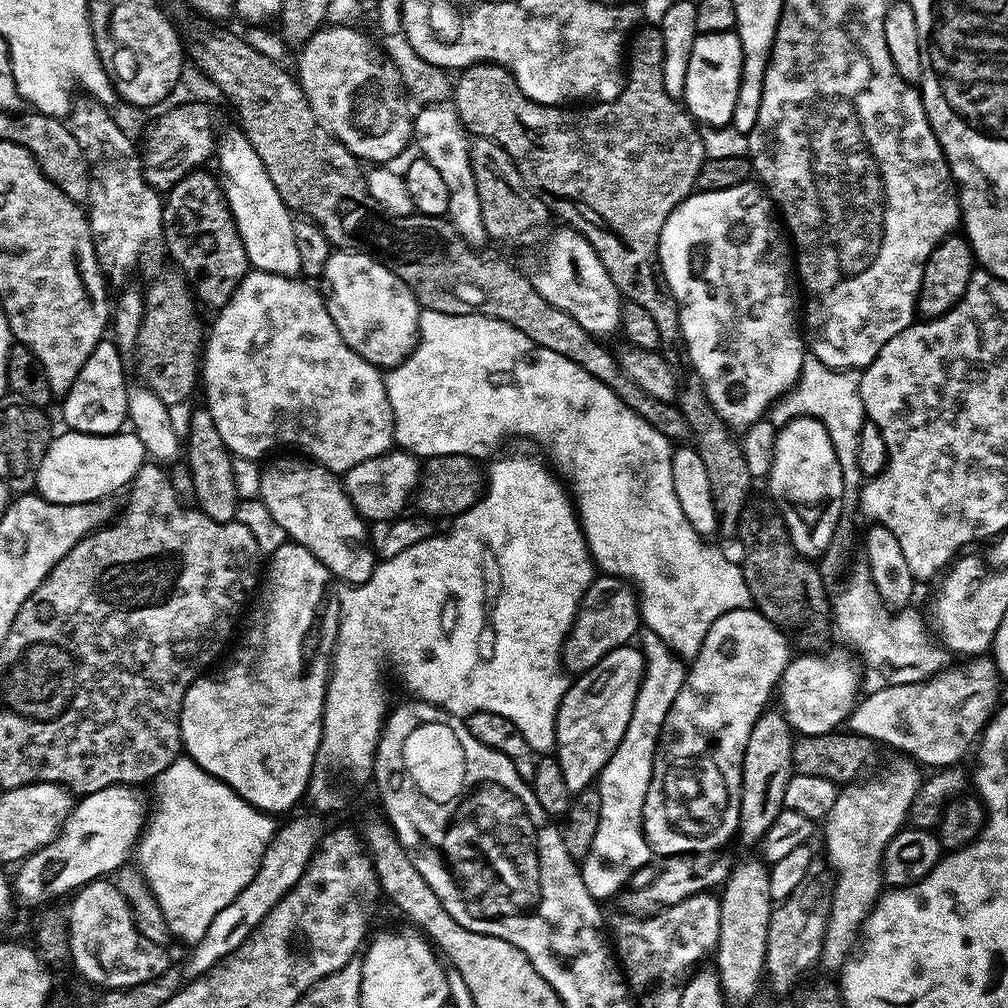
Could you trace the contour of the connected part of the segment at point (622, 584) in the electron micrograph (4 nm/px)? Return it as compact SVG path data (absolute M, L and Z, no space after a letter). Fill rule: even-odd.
M600 574L593 579L592 585L586 590L586 594L580 600L580 610L577 612L572 629L568 631L568 637L564 640L562 663L569 673L579 674L590 670L598 663L606 653L615 648L623 648L629 643L628 640L637 635L642 628L642 617L640 615L640 602L638 593L631 583L623 580L621 576L610 576Z

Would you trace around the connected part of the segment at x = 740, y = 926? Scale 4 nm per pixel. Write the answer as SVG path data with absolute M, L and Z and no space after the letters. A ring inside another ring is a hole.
M760 858L737 863L718 896L720 925L714 949L714 970L720 975L720 989L724 991L725 1001L729 1005L751 1005L752 1001L757 999L759 992L756 991L759 990L760 984L762 988L762 981L766 976L766 934L774 907L769 871L769 865Z

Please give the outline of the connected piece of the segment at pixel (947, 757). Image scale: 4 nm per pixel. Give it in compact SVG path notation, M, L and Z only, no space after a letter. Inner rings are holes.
M977 655L968 659L965 659L962 663L957 666L957 668L952 668L953 666L945 667L943 672L938 672L934 676L929 676L928 679L918 682L917 684L903 684L902 686L886 686L882 690L877 692L867 693L857 703L856 707L852 710L852 715L848 717L846 721L847 731L856 732L860 736L865 736L866 739L875 742L877 745L883 746L883 744L890 744L894 748L898 748L904 752L907 757L910 757L917 765L925 766L924 764L929 764L932 770L939 770L949 766L956 766L961 763L960 760L968 752L968 747L975 745L977 743L978 737L983 733L985 724L992 718L994 711L998 706L998 699L996 700L996 695L1000 692L1000 683L1002 683L1002 677L998 671L997 661L989 658L987 655Z

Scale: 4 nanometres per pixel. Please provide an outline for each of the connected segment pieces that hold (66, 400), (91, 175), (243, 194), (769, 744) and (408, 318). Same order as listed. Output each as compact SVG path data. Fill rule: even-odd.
M105 338L94 346L94 354L86 358L86 366L78 370L74 386L62 398L64 420L73 432L85 432L90 435L114 435L125 427L128 419L129 381L124 381L124 360L116 341Z
M95 98L77 99L66 123L71 128L74 138L78 138L78 146L82 146L84 156L88 159L88 198L86 215L88 229L92 231L92 245L96 248L96 260L100 264L105 277L113 285L120 284L136 268L144 247L152 239L161 235L164 226L164 201L161 193L149 186L144 177L144 165L141 153L132 145L132 140L120 129L120 124L108 113L109 109Z
M243 131L228 132L219 137L218 160L219 156L219 175L226 185L224 197L242 238L242 246L246 246L249 265L257 272L295 277L300 272L300 263L298 245L294 243L294 213L286 206L282 194L274 190L274 182L270 182L270 174L266 174L258 150L254 150Z
M766 710L754 722L746 742L744 761L740 767L740 826L739 839L759 845L766 830L774 826L774 818L783 810L786 786L794 774L792 742L794 733L788 719L779 710Z
M343 250L333 251L331 258L326 262L326 270L322 277L323 283L328 283L328 292L326 291L326 303L330 310L330 318L334 318L334 326L338 326L338 334L342 334L342 338L350 345L356 353L362 358L366 358L366 362L370 362L374 367L381 370L387 370L398 366L416 347L416 341L420 339L420 313L422 311L420 303L416 301L416 295L412 292L410 285L402 282L402 278L398 278L386 266L379 264L372 256L367 256L361 252L346 252Z

